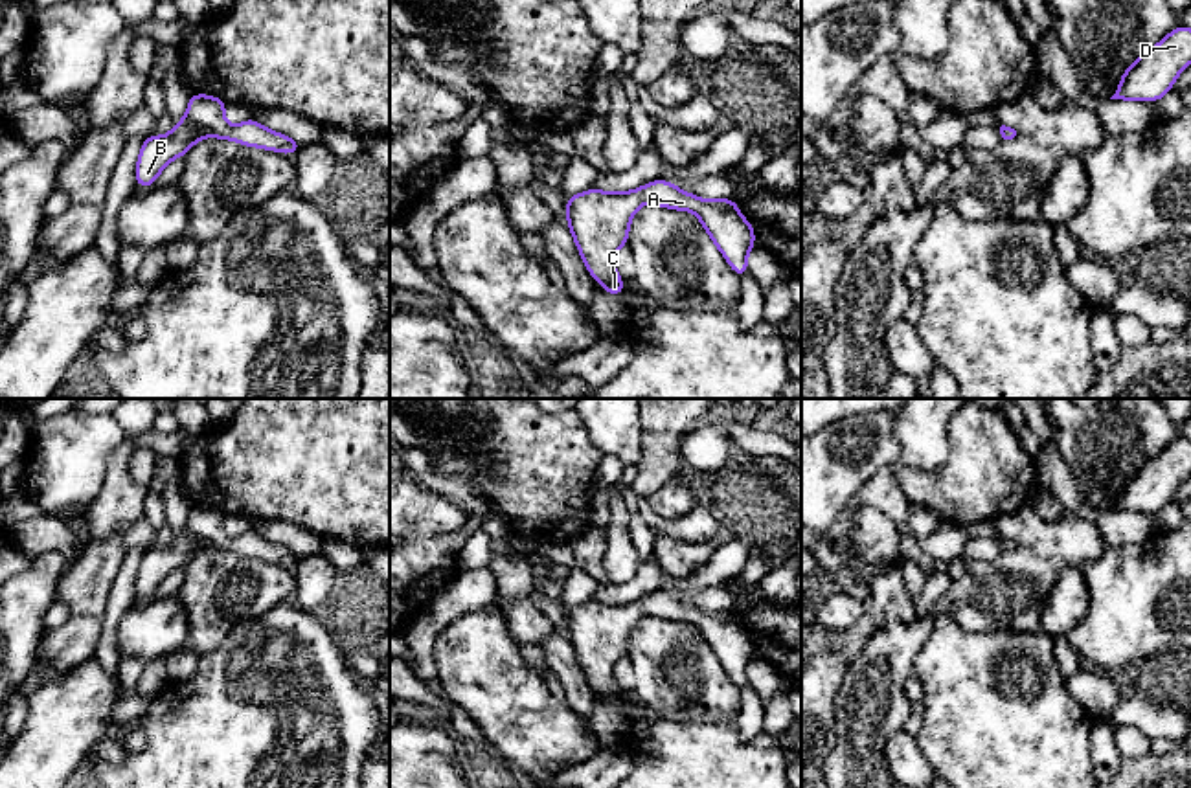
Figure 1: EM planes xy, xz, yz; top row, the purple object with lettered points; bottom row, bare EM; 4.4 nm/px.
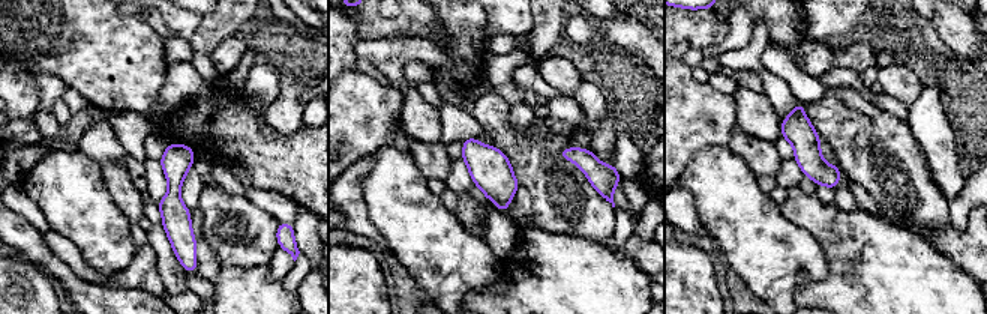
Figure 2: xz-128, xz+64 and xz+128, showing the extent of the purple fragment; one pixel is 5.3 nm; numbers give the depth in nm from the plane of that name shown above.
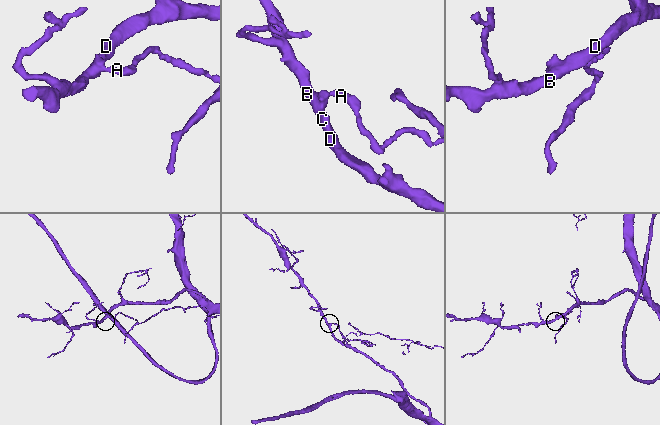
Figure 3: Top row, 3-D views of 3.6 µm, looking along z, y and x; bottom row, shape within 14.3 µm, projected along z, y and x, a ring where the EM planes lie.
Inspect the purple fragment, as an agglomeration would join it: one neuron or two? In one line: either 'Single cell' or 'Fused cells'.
Single cell

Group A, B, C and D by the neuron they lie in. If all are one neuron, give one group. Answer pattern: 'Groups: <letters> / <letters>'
Groups: A B C D

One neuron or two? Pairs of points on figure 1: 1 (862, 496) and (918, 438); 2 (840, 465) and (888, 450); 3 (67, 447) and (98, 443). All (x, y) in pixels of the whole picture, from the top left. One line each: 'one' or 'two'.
1: one
2: one
3: one

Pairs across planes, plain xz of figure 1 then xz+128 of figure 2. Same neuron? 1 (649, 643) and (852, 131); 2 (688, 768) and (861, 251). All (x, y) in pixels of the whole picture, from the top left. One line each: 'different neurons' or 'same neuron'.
1: same neuron
2: same neuron

